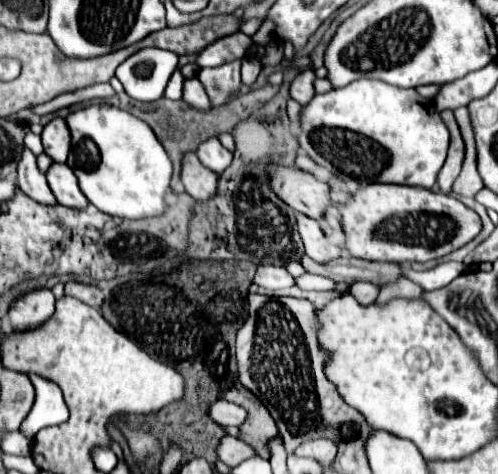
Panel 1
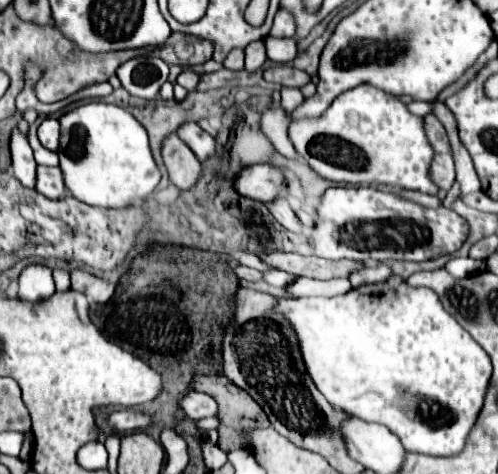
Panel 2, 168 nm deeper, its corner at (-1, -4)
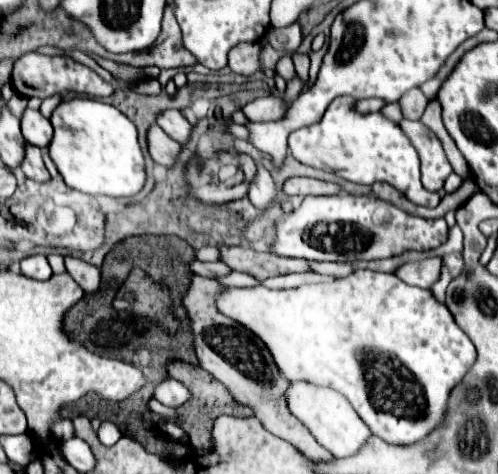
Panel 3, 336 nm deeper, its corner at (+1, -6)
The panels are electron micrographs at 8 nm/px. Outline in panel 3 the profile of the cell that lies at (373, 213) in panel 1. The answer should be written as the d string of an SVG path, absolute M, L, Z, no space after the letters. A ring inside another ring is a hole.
M318 195L306 197L286 219L276 223L270 253L310 261L362 261L384 259L404 251L428 251L446 241L448 225L444 219L422 219L408 215L376 195Z

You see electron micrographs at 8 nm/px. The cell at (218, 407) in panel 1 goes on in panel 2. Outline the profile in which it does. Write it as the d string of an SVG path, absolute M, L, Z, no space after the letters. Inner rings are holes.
M190 391L182 401L180 401L182 409L186 411L186 415L194 421L204 419L204 417L218 417L218 403L206 395L206 393L198 393L198 391Z

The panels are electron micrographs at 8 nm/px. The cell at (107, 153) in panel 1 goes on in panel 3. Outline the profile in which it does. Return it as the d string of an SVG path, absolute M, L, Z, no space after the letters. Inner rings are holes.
M74 97L62 101L50 115L54 137L48 155L68 187L88 195L130 197L136 195L146 181L144 155L138 145L134 123L108 103L96 99Z

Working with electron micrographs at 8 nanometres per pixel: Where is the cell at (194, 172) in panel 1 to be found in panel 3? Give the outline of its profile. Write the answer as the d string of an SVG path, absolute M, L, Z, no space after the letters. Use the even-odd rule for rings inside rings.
M158 125L148 127L148 153L156 163L164 167L172 167L172 163L178 157L178 151L180 151L180 143L168 137Z

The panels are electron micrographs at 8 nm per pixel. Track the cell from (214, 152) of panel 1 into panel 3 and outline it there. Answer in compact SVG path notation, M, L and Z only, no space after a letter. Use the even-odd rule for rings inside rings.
M168 109L168 111L162 111L158 117L156 117L156 123L172 137L176 139L178 143L186 143L186 139L190 137L190 131L192 131L192 125L186 121L186 117L176 111L176 109Z

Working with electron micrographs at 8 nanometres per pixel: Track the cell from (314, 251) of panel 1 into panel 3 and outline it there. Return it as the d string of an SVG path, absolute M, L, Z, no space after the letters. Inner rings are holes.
M258 165L256 167L256 175L254 179L250 181L250 187L248 187L248 195L246 195L258 209L266 209L274 197L276 197L276 187L274 187L274 181L270 177L270 173Z

